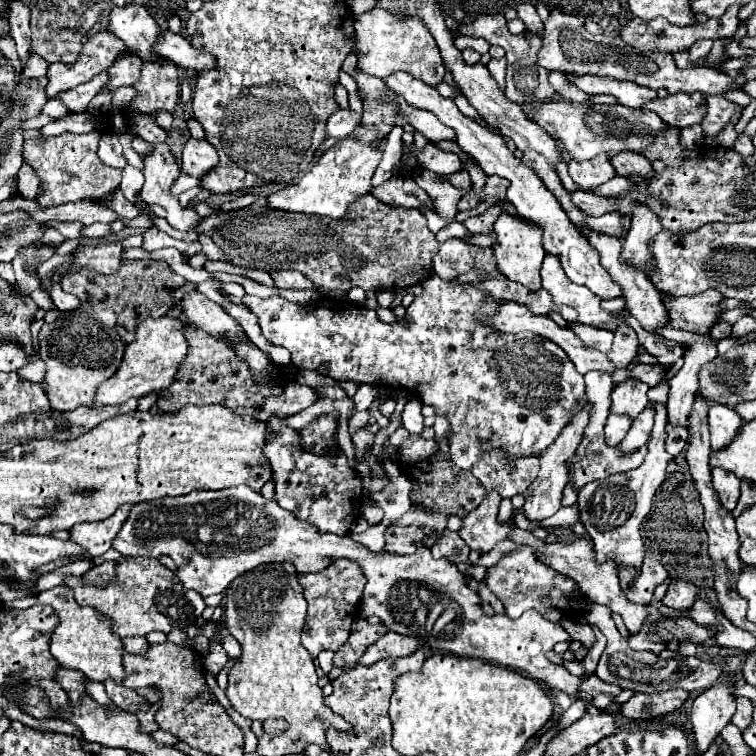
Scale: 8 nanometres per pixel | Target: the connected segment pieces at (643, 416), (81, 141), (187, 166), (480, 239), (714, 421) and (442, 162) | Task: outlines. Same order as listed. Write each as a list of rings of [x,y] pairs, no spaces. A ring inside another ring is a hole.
[[[650,405],[638,415],[638,419],[632,423],[626,439],[622,439],[620,443],[620,451],[624,455],[632,455],[634,451],[638,451],[642,445],[646,445],[650,431],[654,425],[654,411],[650,411]]]
[[[90,131],[86,135],[72,135],[72,133],[62,133],[58,137],[36,137],[24,141],[22,147],[22,159],[28,163],[32,169],[36,169],[36,175],[40,177],[42,191],[38,193],[36,201],[42,207],[54,207],[54,205],[64,205],[70,201],[82,201],[82,199],[92,199],[100,201],[120,185],[122,169],[114,169],[104,165],[98,155],[96,147],[102,137],[102,131]]]
[[[198,139],[186,141],[182,149],[182,167],[180,167],[182,173],[202,177],[212,167],[216,167],[216,163],[218,163],[218,153],[208,141],[198,141]]]
[[[494,231],[484,235],[484,233],[478,233],[478,235],[468,235],[464,237],[464,243],[468,245],[476,245],[476,247],[490,247],[494,243]]]
[[[712,405],[708,413],[708,425],[710,425],[710,447],[712,451],[720,451],[722,447],[728,447],[730,441],[734,441],[738,427],[742,427],[742,419],[736,415],[732,407]]]
[[[428,143],[424,149],[416,149],[412,145],[412,155],[416,155],[418,165],[422,169],[428,169],[436,175],[452,175],[452,173],[458,173],[462,169],[462,163],[460,163],[456,153],[442,151],[434,143]]]

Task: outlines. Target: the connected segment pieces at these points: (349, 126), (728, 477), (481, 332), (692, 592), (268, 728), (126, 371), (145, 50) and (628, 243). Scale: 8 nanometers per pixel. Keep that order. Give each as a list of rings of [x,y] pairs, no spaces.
[[[336,109],[336,111],[330,115],[328,123],[326,123],[328,137],[340,139],[340,137],[350,135],[350,133],[360,125],[360,119],[362,119],[362,115],[358,115],[356,111],[350,111],[350,109],[348,109],[348,111]]]
[[[716,467],[712,469],[712,485],[720,495],[722,507],[726,507],[726,511],[734,511],[740,495],[740,479],[734,473]]]
[[[430,275],[430,279],[426,279],[426,283],[420,283],[420,285],[422,285],[422,293],[406,309],[406,317],[404,317],[406,325],[402,321],[386,325],[378,319],[374,309],[368,309],[366,305],[352,305],[352,303],[340,301],[340,299],[318,299],[312,305],[296,305],[296,303],[290,303],[290,301],[286,301],[282,297],[276,297],[276,295],[268,297],[268,299],[260,299],[260,297],[254,297],[254,295],[244,295],[242,305],[246,305],[258,317],[258,325],[262,325],[262,335],[270,343],[286,347],[292,353],[292,363],[298,365],[300,369],[318,369],[320,365],[326,365],[334,379],[348,379],[348,381],[358,381],[358,383],[368,383],[368,385],[386,386],[386,388],[400,387],[402,389],[404,387],[404,389],[416,393],[422,399],[424,405],[432,405],[436,409],[436,415],[444,415],[450,423],[450,459],[456,467],[468,471],[482,457],[482,453],[490,451],[490,449],[502,449],[502,451],[506,451],[506,455],[510,459],[540,455],[550,443],[554,443],[558,433],[568,423],[570,411],[576,407],[576,399],[584,395],[584,389],[586,389],[584,387],[584,377],[574,369],[574,365],[570,363],[570,359],[564,355],[564,351],[560,347],[552,345],[550,351],[544,349],[544,339],[542,337],[532,333],[504,335],[499,330],[486,325],[484,303],[486,303],[486,297],[492,297],[492,295],[486,295],[486,293],[482,293],[482,291],[470,287],[470,285],[452,285],[450,281],[440,279],[438,275]]]
[[[672,581],[666,595],[662,597],[662,603],[672,609],[690,609],[694,599],[698,595],[698,589],[688,581]]]
[[[267,719],[263,722],[264,732],[268,734],[281,734],[288,726],[288,723],[282,719]]]
[[[160,317],[160,319],[146,319],[136,329],[136,339],[126,345],[124,359],[118,367],[118,371],[110,377],[110,381],[102,383],[98,387],[98,395],[94,395],[92,407],[104,407],[104,405],[120,405],[128,401],[130,397],[140,399],[148,393],[158,393],[162,389],[168,389],[178,373],[180,361],[186,357],[188,343],[184,337],[184,325],[186,321],[182,317]]]
[[[138,3],[114,7],[108,15],[108,29],[116,37],[120,37],[142,61],[156,59],[156,53],[152,53],[152,45],[160,35],[160,25],[146,7]]]
[[[636,203],[632,207],[632,229],[628,237],[622,241],[622,261],[630,263],[634,269],[644,271],[644,265],[650,263],[648,243],[662,229],[660,219],[646,205]]]

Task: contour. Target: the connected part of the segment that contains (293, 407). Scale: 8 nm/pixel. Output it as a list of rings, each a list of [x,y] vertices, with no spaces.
[[[290,381],[290,387],[286,387],[286,391],[278,397],[266,397],[260,405],[258,405],[258,413],[256,413],[256,421],[270,421],[270,417],[274,415],[282,415],[282,417],[288,417],[288,415],[294,415],[302,409],[306,409],[308,405],[312,405],[316,401],[316,393],[306,387],[306,385],[300,385],[298,381]]]

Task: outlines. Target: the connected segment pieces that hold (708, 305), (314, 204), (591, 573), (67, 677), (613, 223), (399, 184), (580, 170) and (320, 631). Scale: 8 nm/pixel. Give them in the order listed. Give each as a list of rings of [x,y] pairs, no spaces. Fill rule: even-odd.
[[[708,289],[698,295],[684,295],[684,297],[674,297],[674,295],[662,295],[662,303],[666,305],[668,319],[672,329],[682,329],[682,331],[692,331],[698,335],[708,333],[720,319],[720,315],[726,311],[722,307],[724,295]]]
[[[354,137],[340,139],[296,183],[292,183],[286,189],[280,189],[276,193],[270,193],[266,199],[266,205],[274,211],[290,211],[290,213],[324,215],[324,217],[332,217],[332,219],[342,219],[352,201],[370,193],[372,175],[382,159],[384,143],[386,143],[386,139],[382,139],[378,143],[378,147],[368,147],[368,145],[360,145],[360,141],[356,141]]]
[[[512,527],[510,529],[510,535],[508,535],[510,541],[514,541],[516,545],[528,545],[534,549],[534,555],[538,555],[538,559],[542,559],[548,567],[552,567],[554,571],[562,573],[562,575],[570,575],[570,579],[574,579],[578,583],[578,589],[590,597],[590,601],[594,603],[600,603],[600,605],[606,605],[610,607],[610,611],[618,613],[624,621],[624,625],[628,627],[630,635],[636,635],[640,633],[646,617],[648,617],[648,611],[646,611],[646,605],[636,605],[636,603],[630,603],[622,589],[620,589],[620,581],[618,581],[618,571],[614,567],[614,563],[604,563],[600,565],[596,559],[594,559],[594,545],[590,539],[562,539],[562,541],[556,541],[556,543],[546,543],[544,539],[538,539],[532,535],[532,531],[524,531],[524,529],[518,529],[518,527]]]
[[[60,666],[55,675],[55,680],[62,686],[62,689],[66,691],[73,705],[79,705],[81,703],[82,693],[86,691],[80,679],[84,679],[82,673],[78,673],[78,671],[64,666]]]
[[[612,211],[612,213],[606,213],[602,217],[588,217],[586,223],[582,223],[586,229],[594,229],[602,235],[618,235],[622,233],[622,217],[620,213]]]
[[[396,171],[386,183],[372,189],[372,195],[390,207],[436,211],[428,193],[424,189],[420,189],[408,173],[402,173],[402,171]]]
[[[600,153],[596,155],[594,159],[590,161],[570,161],[568,163],[568,169],[570,169],[570,177],[584,189],[594,189],[598,187],[600,183],[606,183],[608,179],[612,179],[616,175],[610,159],[606,153]]]
[[[338,559],[334,565],[328,565],[320,573],[300,575],[298,581],[304,589],[304,599],[308,601],[308,619],[306,619],[306,627],[302,631],[302,645],[310,651],[312,659],[316,659],[318,653],[324,649],[338,651],[350,635],[350,625],[356,617],[362,589],[366,585],[362,567],[358,567],[356,561]]]

